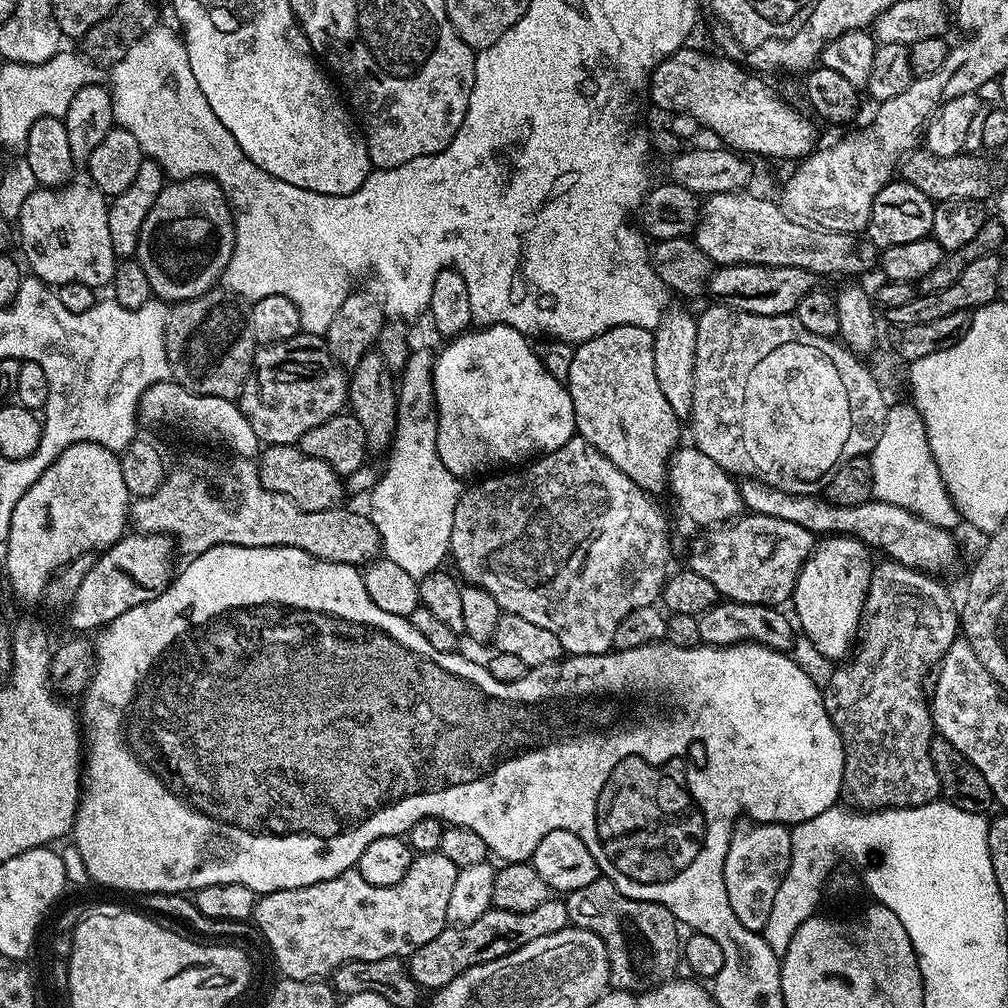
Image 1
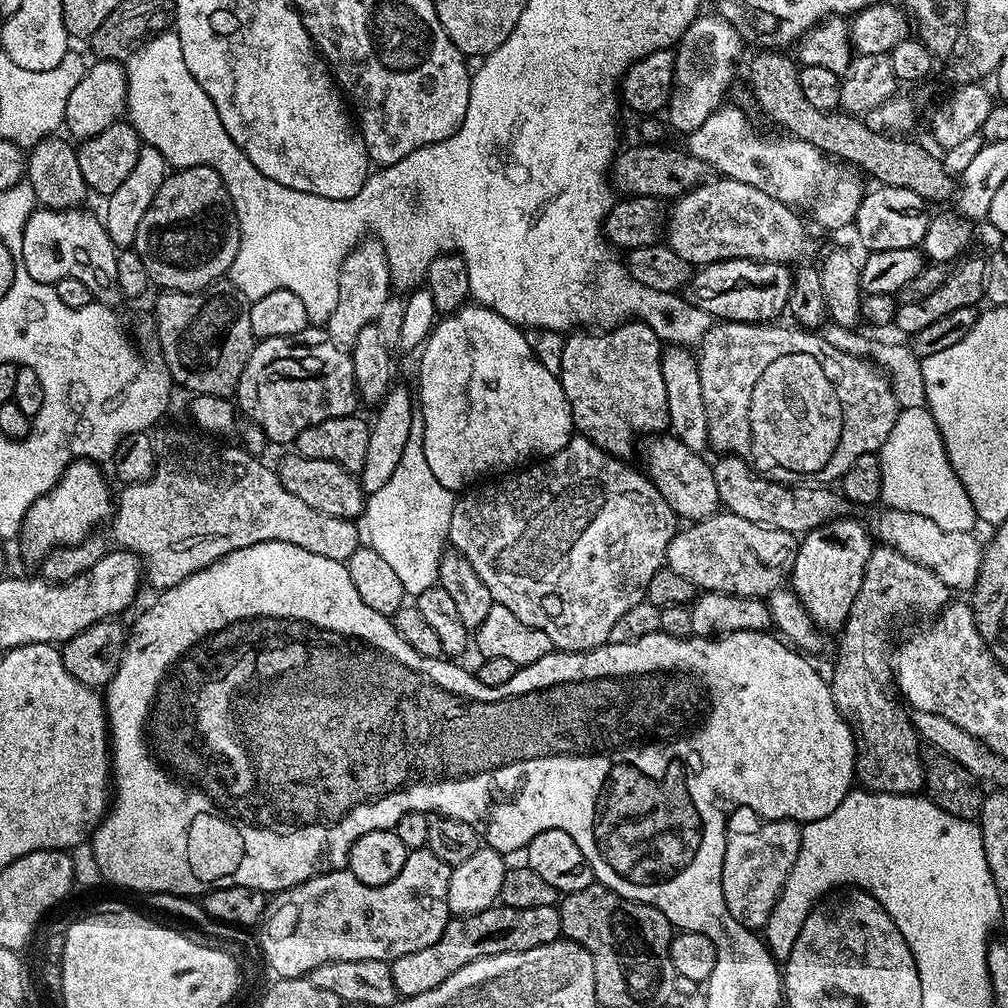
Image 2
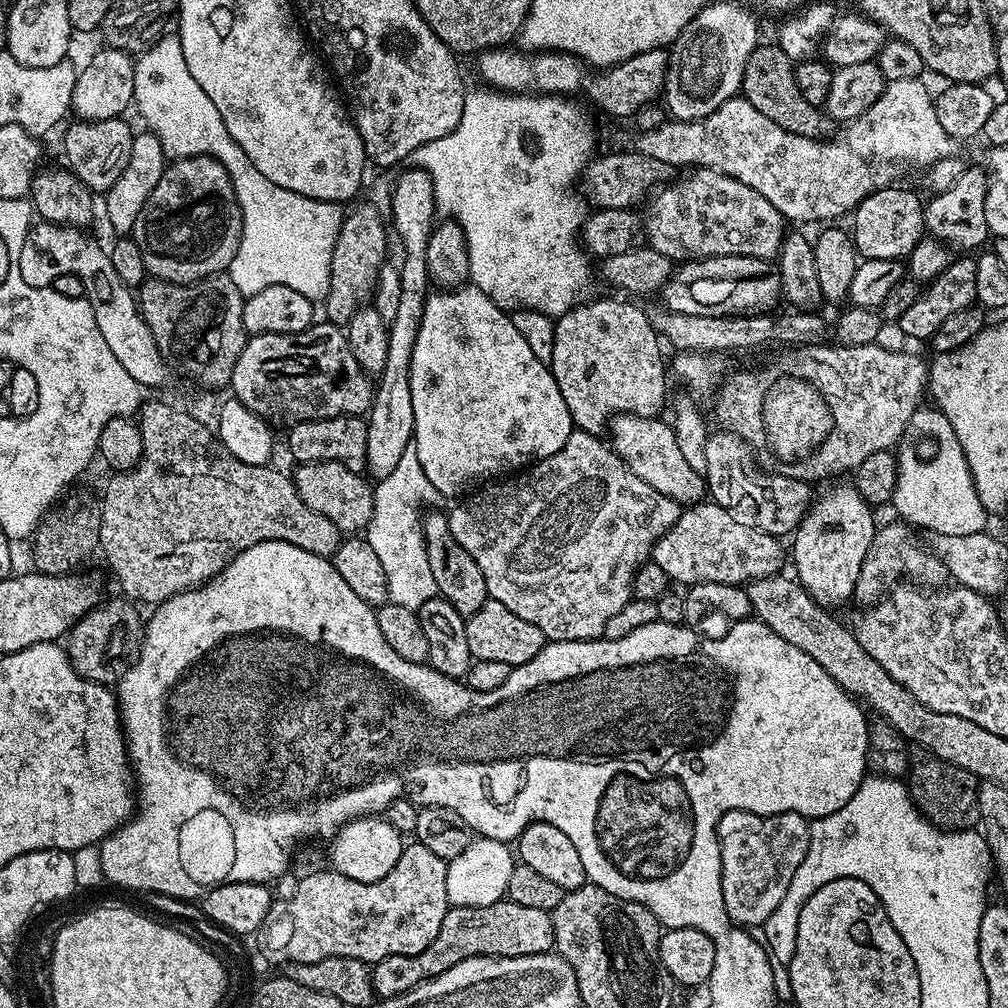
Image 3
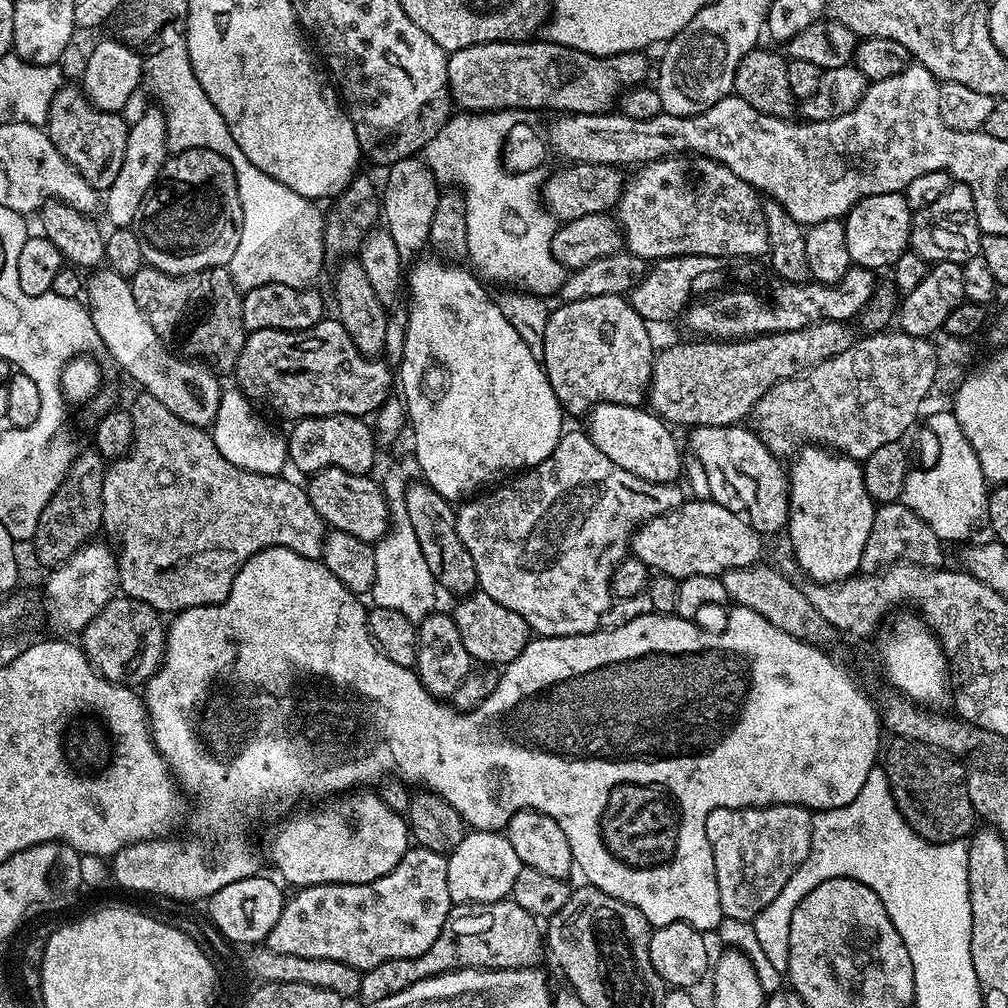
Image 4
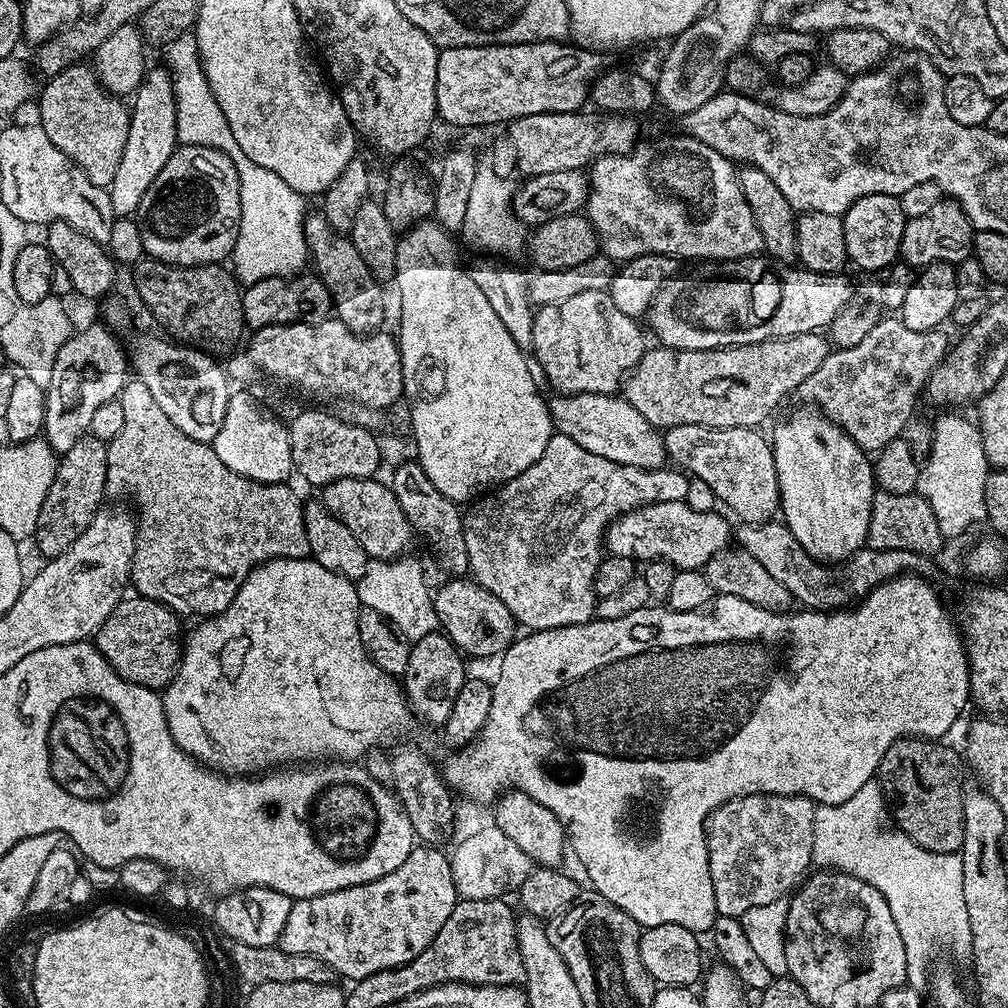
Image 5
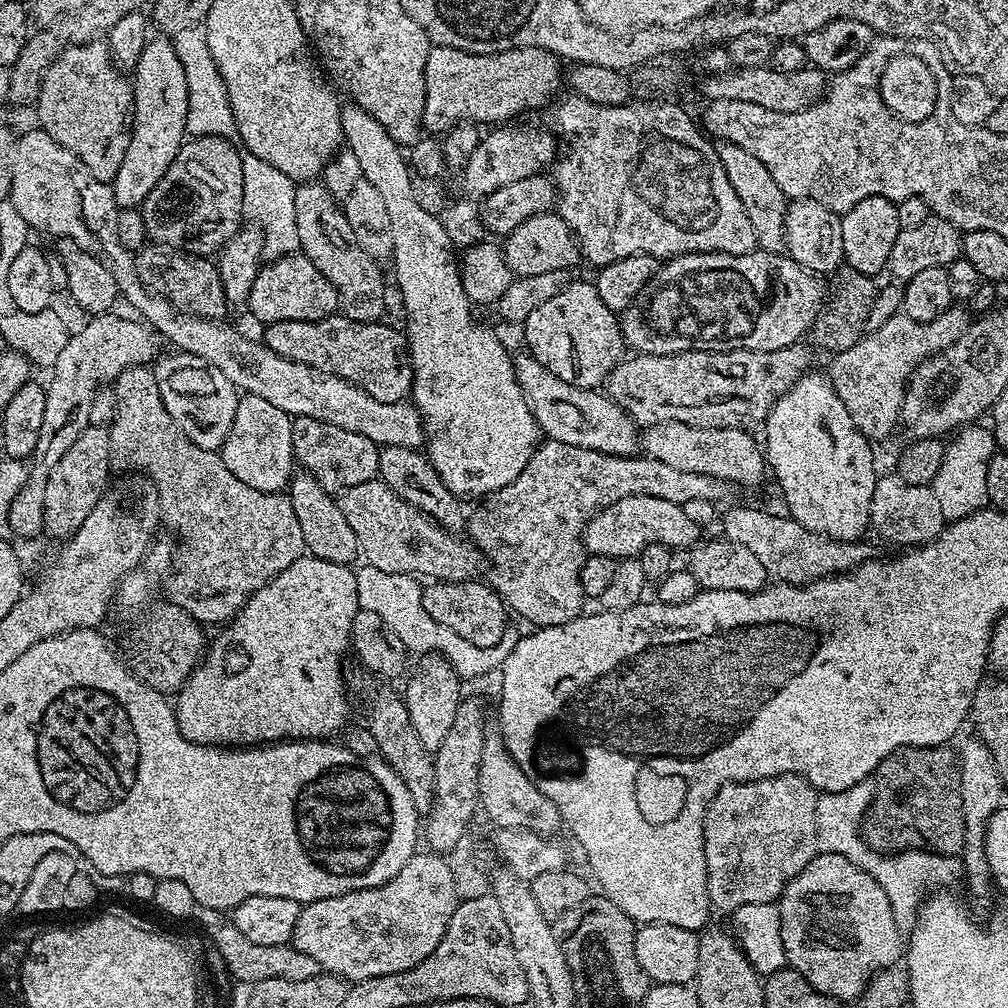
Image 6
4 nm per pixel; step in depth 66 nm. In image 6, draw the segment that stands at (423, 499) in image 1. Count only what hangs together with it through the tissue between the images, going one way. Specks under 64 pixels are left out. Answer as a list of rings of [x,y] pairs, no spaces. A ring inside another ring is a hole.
[[[371,566],[363,567],[355,569],[358,602],[361,608],[374,610],[374,614],[378,614],[382,622],[386,622],[392,635],[398,637],[409,653],[420,652],[419,654],[435,654],[444,657],[464,682],[486,675],[491,668],[499,669],[504,659],[512,653],[511,643],[501,642],[495,644],[493,648],[474,646],[474,642],[466,642],[466,638],[458,638],[454,630],[446,630],[446,626],[438,626],[438,622],[434,622],[434,618],[426,614],[426,606],[422,606],[424,590],[417,577],[390,574]]]

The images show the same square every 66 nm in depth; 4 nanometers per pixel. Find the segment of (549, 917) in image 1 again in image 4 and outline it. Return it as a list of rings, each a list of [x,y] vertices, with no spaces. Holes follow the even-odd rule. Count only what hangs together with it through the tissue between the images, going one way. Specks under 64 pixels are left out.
[[[510,898],[485,904],[453,904],[430,950],[414,958],[394,958],[390,962],[382,962],[361,975],[359,1003],[370,1006],[374,1002],[382,1002],[382,998],[390,998],[390,994],[398,994],[406,990],[406,986],[414,986],[414,982],[422,982],[426,978],[441,976],[447,972],[457,972],[460,968],[531,968],[537,963],[540,948],[542,952],[542,928],[536,924],[539,924],[537,917],[522,910],[522,906],[518,906]]]

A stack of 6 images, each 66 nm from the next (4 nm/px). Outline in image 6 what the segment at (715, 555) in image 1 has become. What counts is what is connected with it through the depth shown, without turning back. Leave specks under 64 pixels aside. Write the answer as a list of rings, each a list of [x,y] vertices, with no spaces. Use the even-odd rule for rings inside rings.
[[[627,496],[606,506],[588,521],[588,525],[584,527],[583,542],[585,549],[594,556],[639,557],[640,552],[646,550],[646,546],[651,544],[665,544],[666,547],[673,550],[691,549],[701,539],[700,532],[702,532],[701,525],[690,522],[690,518],[686,516],[686,510],[681,505],[666,502],[666,498]]]

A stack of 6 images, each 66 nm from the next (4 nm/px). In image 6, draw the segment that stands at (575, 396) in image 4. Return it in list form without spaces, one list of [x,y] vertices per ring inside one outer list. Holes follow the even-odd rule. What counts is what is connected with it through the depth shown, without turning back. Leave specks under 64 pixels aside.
[[[589,281],[569,282],[561,292],[542,302],[542,306],[530,310],[522,331],[530,355],[542,362],[550,374],[575,388],[599,389],[626,356],[620,317],[598,298],[595,283]]]

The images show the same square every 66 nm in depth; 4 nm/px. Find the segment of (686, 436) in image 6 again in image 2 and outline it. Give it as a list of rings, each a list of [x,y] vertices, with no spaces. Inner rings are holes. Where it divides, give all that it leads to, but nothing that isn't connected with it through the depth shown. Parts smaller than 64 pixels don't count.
[[[724,454],[719,457],[720,461],[712,464],[712,473],[714,482],[718,482],[718,494],[720,503],[727,511],[733,512],[738,518],[746,518],[750,522],[764,524],[767,528],[777,528],[787,532],[803,534],[809,532],[811,528],[816,528],[820,524],[828,524],[832,520],[843,520],[851,517],[854,512],[854,506],[846,499],[843,491],[833,489],[828,486],[789,486],[786,484],[777,484],[774,480],[767,480],[753,472],[751,466],[739,456]]]

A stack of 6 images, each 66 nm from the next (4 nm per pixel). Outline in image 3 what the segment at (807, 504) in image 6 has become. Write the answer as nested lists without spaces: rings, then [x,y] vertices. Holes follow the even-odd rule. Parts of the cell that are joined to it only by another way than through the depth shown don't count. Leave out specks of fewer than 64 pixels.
[[[855,483],[832,484],[809,504],[808,513],[791,537],[790,564],[792,560],[796,567],[795,579],[822,607],[832,610],[835,604],[853,599],[858,574],[862,574],[862,558],[866,558],[866,550],[878,527],[872,512],[873,505],[858,494]]]

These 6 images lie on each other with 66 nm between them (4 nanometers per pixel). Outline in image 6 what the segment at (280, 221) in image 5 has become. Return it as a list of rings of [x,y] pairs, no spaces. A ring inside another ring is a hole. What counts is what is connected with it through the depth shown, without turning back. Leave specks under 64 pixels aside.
[[[203,27],[182,30],[182,34],[174,37],[178,60],[186,70],[186,86],[188,87],[188,113],[186,114],[187,135],[231,137],[236,131],[234,114],[228,101],[228,87],[224,84],[222,74],[210,54],[208,39]],[[241,151],[242,182],[244,183],[244,210],[264,231],[264,256],[279,258],[293,255],[299,249],[298,226],[294,226],[294,194],[296,184],[282,170],[274,170],[270,162],[262,162],[250,151]]]

